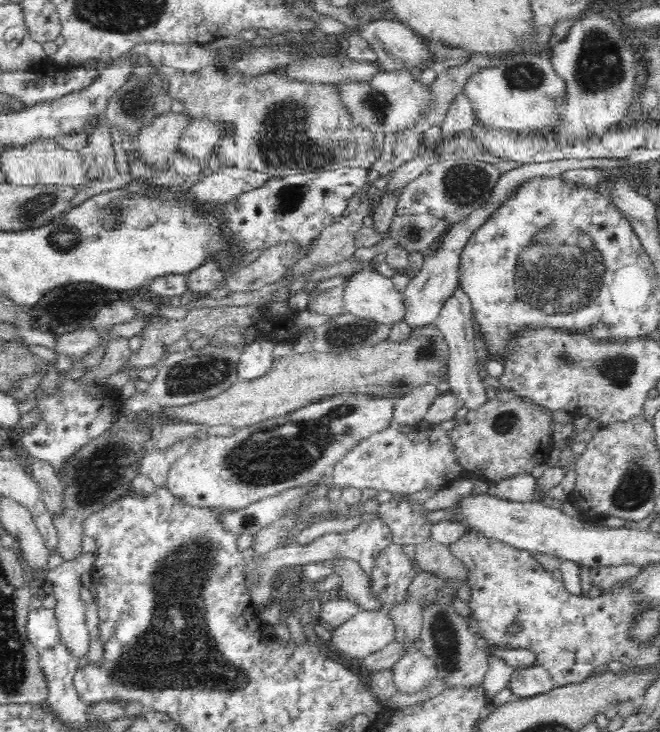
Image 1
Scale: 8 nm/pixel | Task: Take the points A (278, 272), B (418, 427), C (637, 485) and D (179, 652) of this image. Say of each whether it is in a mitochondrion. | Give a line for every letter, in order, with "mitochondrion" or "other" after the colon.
A: other
B: other
C: mitochondrion
D: mitochondrion

